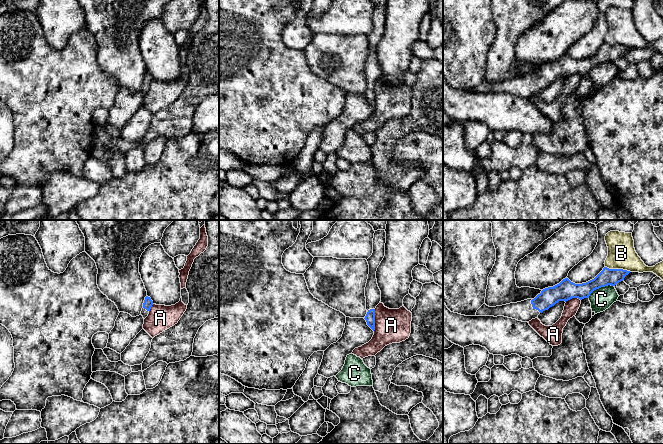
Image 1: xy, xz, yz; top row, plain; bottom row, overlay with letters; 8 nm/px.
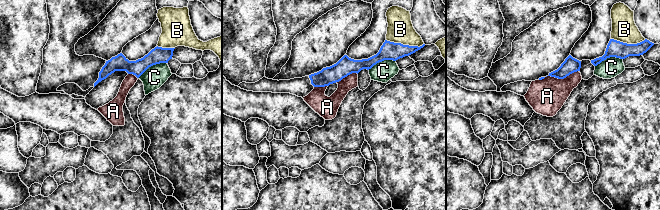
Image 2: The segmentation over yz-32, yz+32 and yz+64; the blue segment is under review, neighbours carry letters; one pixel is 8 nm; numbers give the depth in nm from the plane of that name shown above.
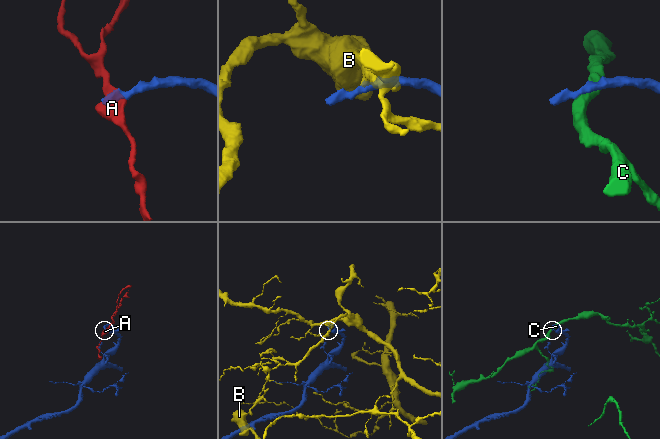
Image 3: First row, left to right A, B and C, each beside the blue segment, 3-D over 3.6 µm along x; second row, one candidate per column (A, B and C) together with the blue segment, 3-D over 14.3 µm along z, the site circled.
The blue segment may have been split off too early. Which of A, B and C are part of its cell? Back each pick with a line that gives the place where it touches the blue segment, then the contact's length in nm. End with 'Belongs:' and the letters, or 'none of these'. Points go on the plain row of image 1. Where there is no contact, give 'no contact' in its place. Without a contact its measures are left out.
Belongs: none of these

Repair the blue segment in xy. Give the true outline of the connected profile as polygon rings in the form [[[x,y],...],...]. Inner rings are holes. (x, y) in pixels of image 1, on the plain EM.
[[[146,72],[141,87],[141,91],[143,92],[144,95],[148,92],[152,81],[153,81],[153,77],[151,76],[150,73]]]

